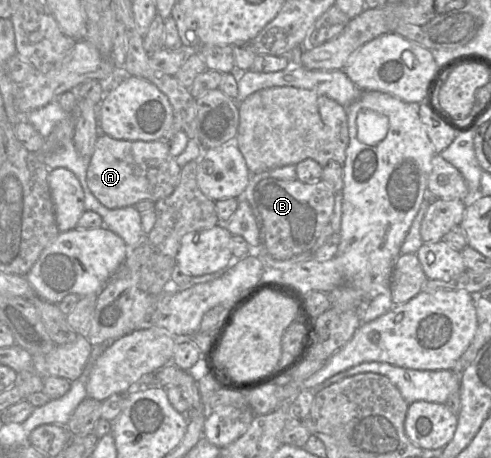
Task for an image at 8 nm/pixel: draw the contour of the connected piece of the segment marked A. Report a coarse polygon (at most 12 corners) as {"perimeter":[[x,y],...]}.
{"perimeter":[[99,135],[87,185],[109,209],[171,195],[163,141]]}

